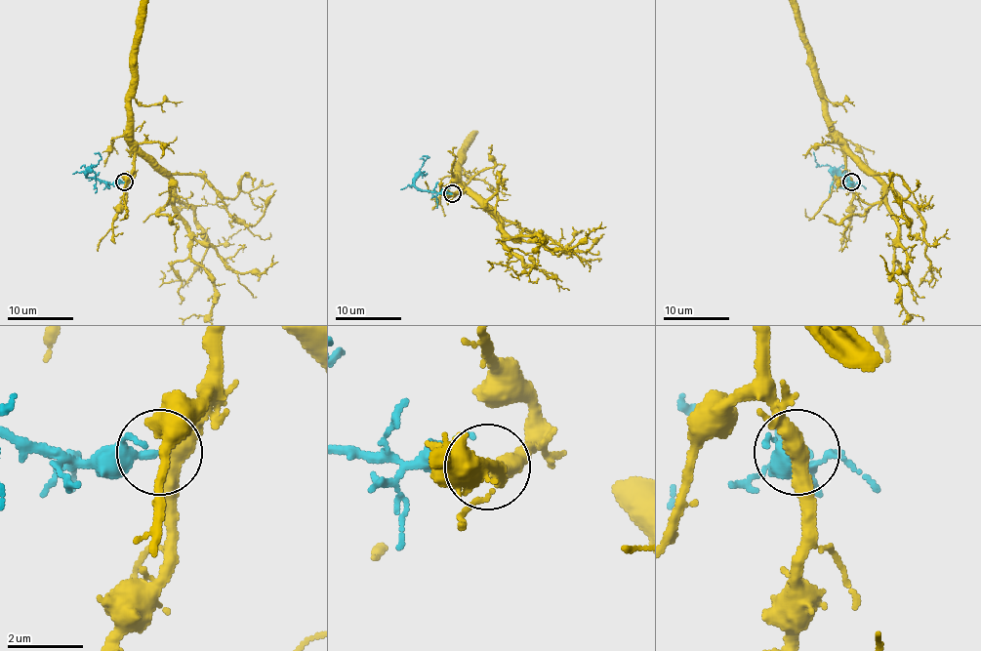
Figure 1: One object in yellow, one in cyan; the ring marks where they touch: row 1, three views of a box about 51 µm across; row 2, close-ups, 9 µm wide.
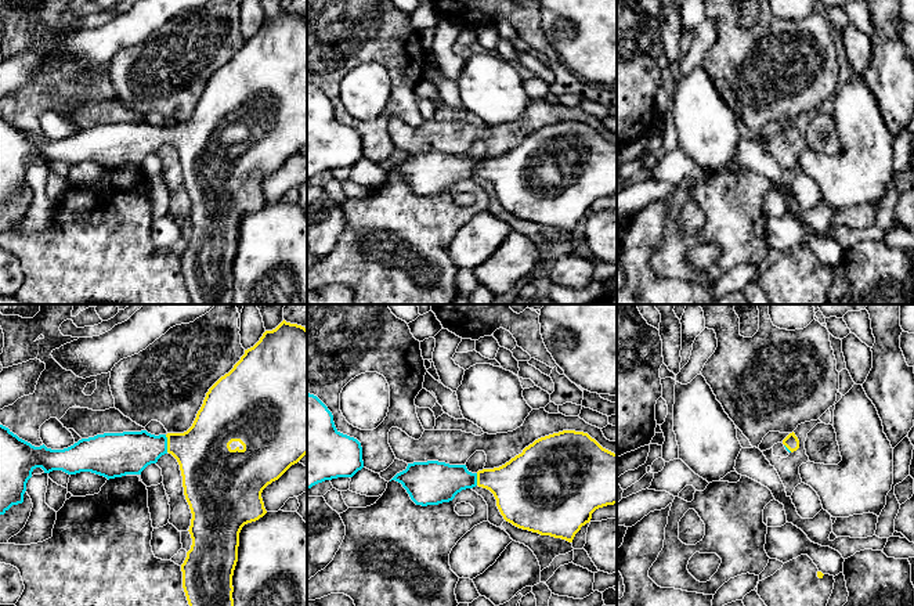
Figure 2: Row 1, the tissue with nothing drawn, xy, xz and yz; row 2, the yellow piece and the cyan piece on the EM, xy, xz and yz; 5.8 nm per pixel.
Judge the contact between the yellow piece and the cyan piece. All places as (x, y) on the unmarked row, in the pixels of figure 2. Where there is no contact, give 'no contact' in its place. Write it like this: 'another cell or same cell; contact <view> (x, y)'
same cell; contact xy (168, 133)

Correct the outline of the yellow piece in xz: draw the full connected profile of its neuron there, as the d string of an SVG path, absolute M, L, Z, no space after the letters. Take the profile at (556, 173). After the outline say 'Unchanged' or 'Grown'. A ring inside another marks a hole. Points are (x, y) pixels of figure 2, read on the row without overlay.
M563 120L535 130L499 158L472 163L466 155L413 152L391 170L401 173L411 190L422 196L449 192L462 180L476 176L487 178L506 212L572 232L596 199L617 194L617 144L603 138L588 123Z. Grown

